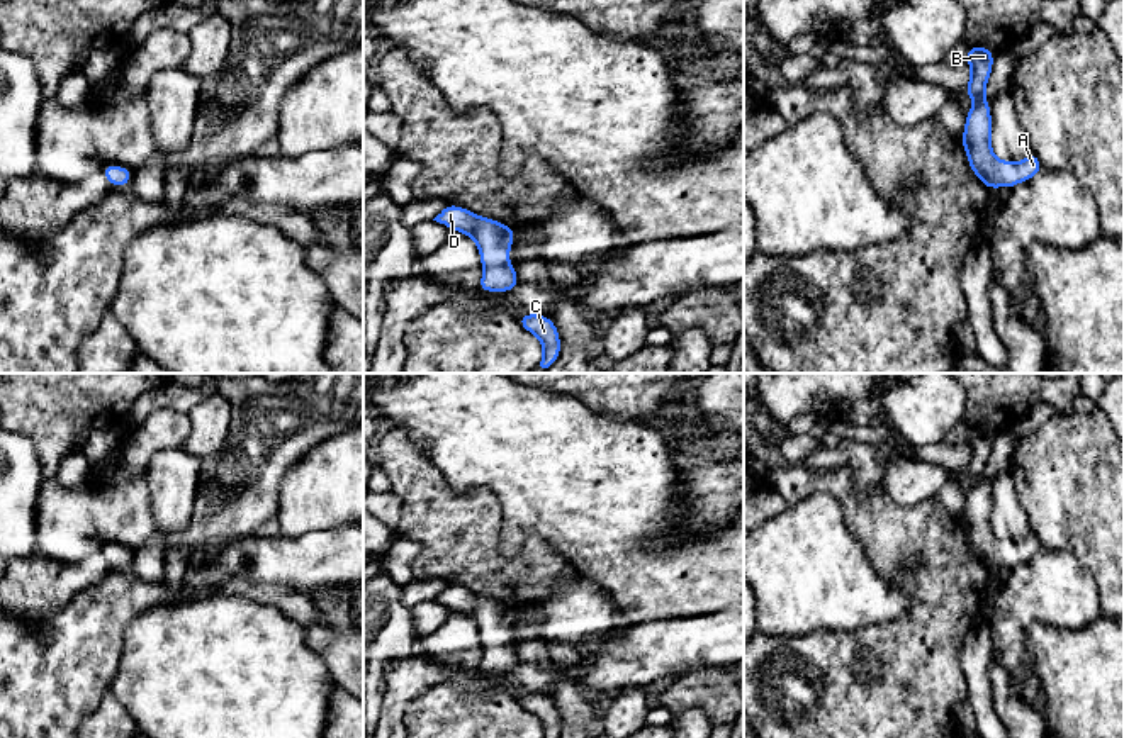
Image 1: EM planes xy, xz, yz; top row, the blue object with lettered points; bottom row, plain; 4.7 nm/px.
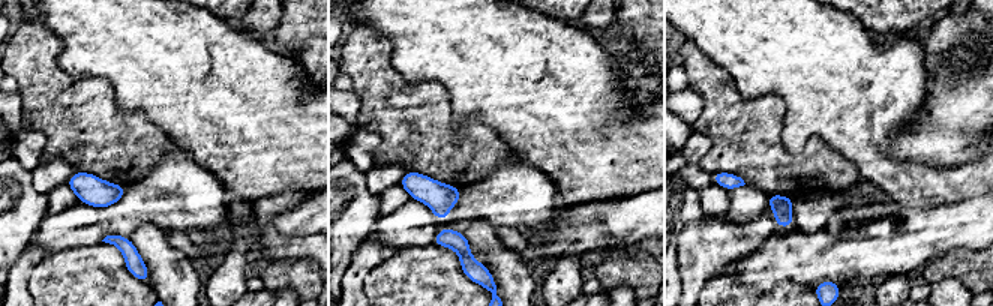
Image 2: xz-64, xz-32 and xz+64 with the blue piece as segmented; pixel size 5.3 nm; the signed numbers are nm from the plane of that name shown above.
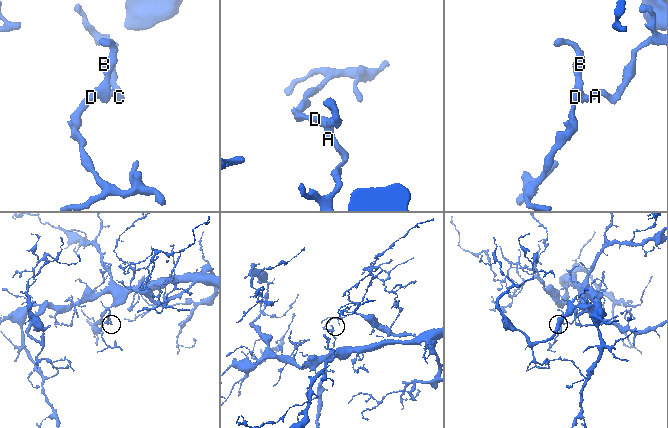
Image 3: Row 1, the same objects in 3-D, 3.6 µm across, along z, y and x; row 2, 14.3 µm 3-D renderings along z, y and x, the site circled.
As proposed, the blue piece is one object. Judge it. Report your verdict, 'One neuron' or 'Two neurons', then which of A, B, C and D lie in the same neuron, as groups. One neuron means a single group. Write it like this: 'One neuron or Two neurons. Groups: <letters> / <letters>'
One neuron. Groups: A B C D

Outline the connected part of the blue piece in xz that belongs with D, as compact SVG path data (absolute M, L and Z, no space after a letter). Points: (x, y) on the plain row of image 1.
M445 585L433 601L469 614L475 621L484 646L479 670L511 672L516 668L518 653L509 645L509 628L514 621L513 607L475 595L460 585Z

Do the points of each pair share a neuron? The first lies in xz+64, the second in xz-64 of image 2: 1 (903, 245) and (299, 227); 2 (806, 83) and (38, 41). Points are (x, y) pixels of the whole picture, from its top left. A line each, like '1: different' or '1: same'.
1: same
2: different

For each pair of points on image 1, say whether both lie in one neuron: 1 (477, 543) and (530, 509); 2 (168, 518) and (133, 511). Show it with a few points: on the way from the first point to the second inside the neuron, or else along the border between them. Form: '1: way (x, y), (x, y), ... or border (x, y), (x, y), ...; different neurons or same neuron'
1: border (491, 489), (501, 508), (500, 552), (513, 559); different neurons
2: border (146, 475), (151, 518), (157, 531), (143, 545); different neurons

